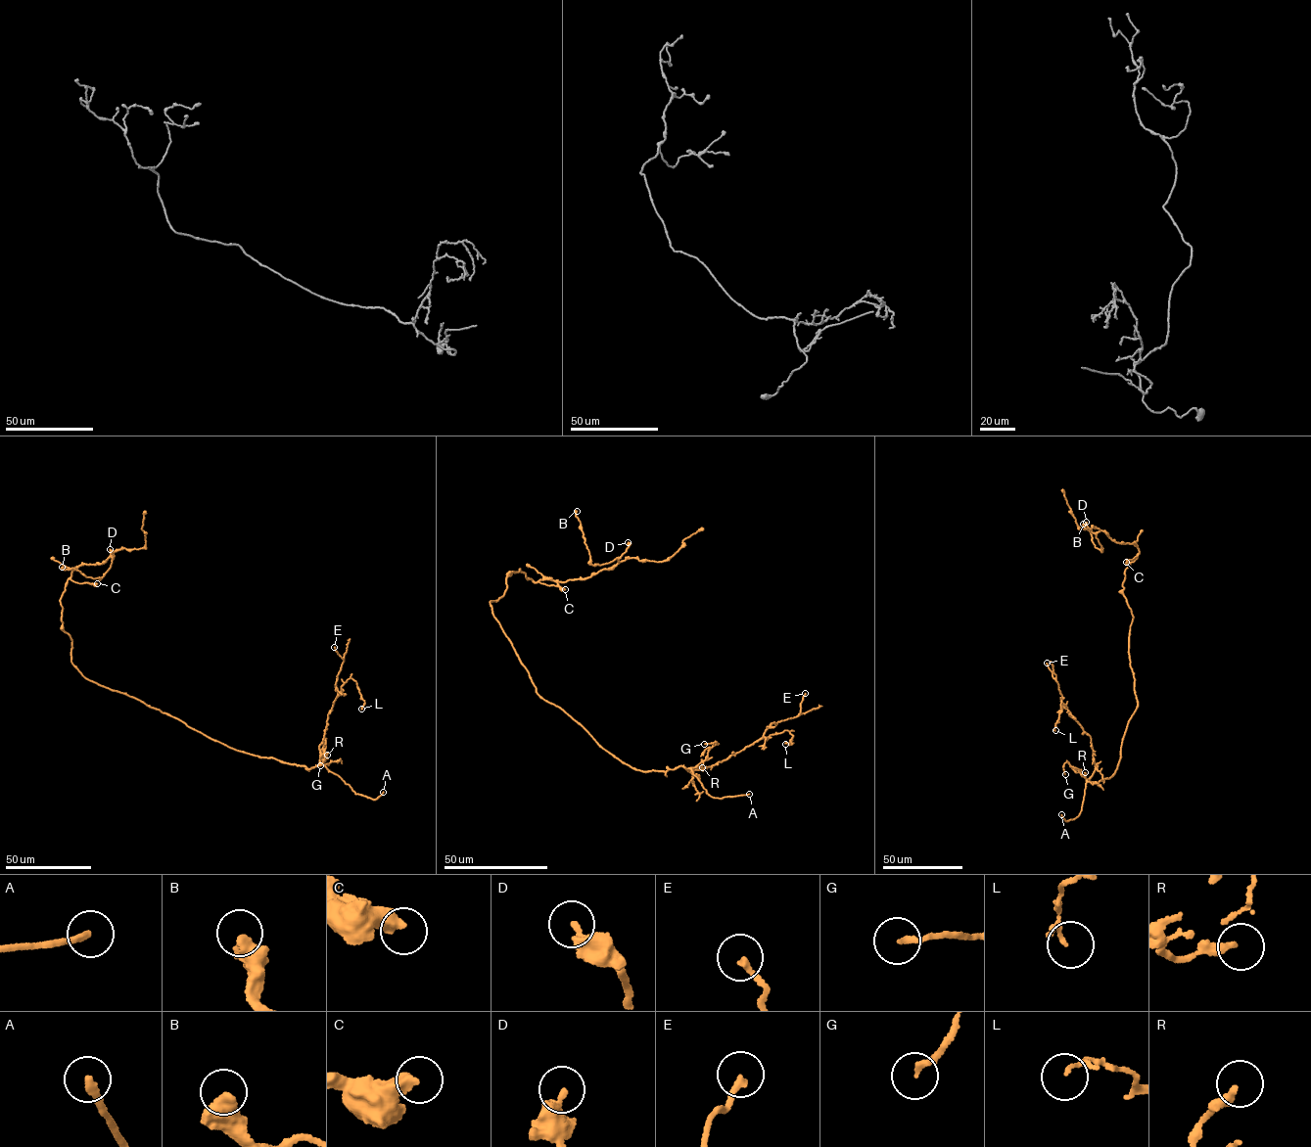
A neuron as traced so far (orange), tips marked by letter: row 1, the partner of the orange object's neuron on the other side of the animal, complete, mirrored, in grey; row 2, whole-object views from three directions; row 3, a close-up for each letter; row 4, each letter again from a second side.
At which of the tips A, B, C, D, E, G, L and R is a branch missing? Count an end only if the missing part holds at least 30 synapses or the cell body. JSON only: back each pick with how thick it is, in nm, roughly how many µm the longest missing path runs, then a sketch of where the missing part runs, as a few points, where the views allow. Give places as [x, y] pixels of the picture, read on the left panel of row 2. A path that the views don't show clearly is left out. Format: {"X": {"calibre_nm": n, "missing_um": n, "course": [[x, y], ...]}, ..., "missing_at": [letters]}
{"A": {"calibre_nm": 220, "missing_um": 70}, "missing_at": ["A"]}

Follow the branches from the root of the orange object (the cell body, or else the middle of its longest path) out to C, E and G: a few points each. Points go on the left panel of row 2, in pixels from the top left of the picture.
C: (150, 707), (88, 679), (71, 662), (71, 640), (63, 629), (61, 596), (69, 579), (81, 583), (97, 583)
E: (150, 707), (239, 751), (310, 768), (318, 764), (319, 746), (338, 695), (335, 684), (344, 661), (334, 647)
G: (150, 707), (211, 738), (259, 757), (310, 768), (324, 760), (324, 751), (324, 759), (320, 765)

